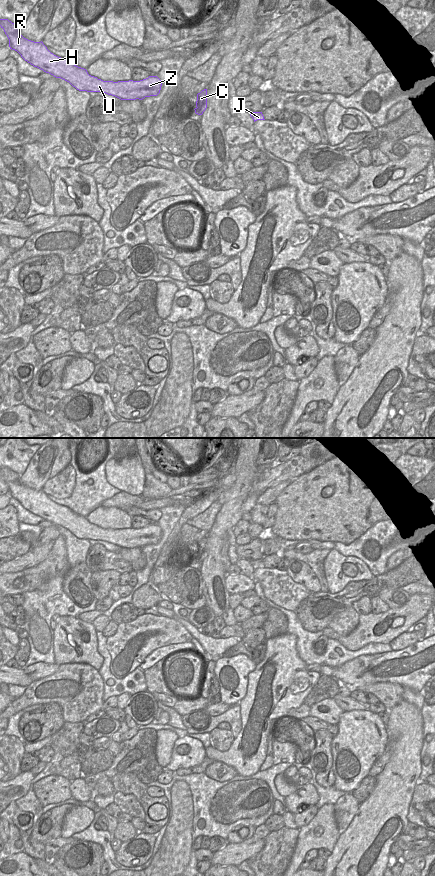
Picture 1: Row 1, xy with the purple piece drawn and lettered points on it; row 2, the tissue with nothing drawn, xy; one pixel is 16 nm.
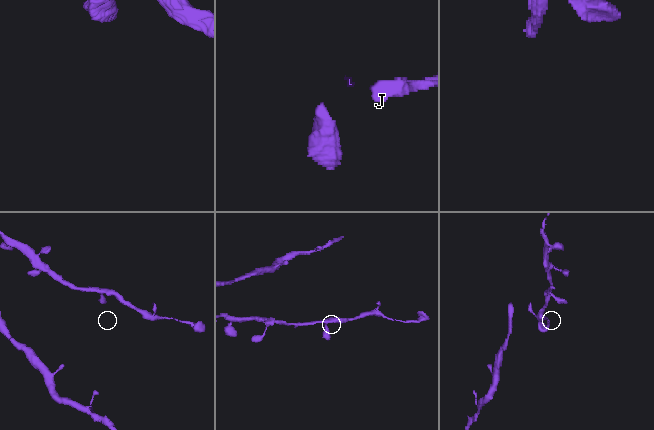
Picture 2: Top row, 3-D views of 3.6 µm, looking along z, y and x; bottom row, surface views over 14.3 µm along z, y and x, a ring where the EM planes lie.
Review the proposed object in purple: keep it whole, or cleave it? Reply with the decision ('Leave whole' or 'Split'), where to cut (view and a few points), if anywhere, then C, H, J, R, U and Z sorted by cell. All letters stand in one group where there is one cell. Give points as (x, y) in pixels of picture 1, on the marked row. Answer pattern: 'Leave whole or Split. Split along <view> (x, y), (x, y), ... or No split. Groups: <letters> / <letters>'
Leave whole. No split. Groups: C H J R U Z

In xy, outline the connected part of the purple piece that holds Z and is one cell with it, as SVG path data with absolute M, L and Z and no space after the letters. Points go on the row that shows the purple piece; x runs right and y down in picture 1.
M0 19L0 26L9 39L10 49L17 51L34 67L69 82L79 91L106 93L121 100L142 100L160 93L162 83L157 76L140 81L103 81L89 75L86 69L74 65L68 59L54 55L42 41L24 38L20 27L8 19Z

